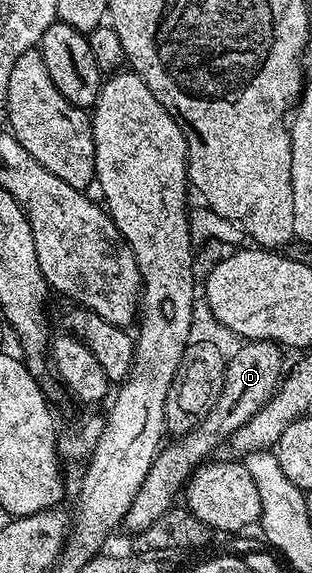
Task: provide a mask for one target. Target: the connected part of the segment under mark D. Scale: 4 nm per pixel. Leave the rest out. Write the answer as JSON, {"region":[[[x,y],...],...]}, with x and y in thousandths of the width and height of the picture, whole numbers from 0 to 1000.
{"region":[[[853,592],[801,593],[776,600],[750,618],[728,627],[721,646],[721,674],[696,705],[683,709],[647,740],[635,742],[615,754],[574,759],[564,766],[542,770],[510,785],[487,817],[478,818],[452,846],[449,859],[423,876],[423,885],[404,895],[401,920],[417,921],[420,930],[462,927],[478,916],[545,890],[558,881],[558,864],[574,864],[599,838],[654,805],[663,805],[692,782],[712,780],[734,770],[769,745],[795,736],[856,707],[875,695],[881,682],[901,672],[910,656],[910,635],[904,628],[907,613],[878,597]]]}

